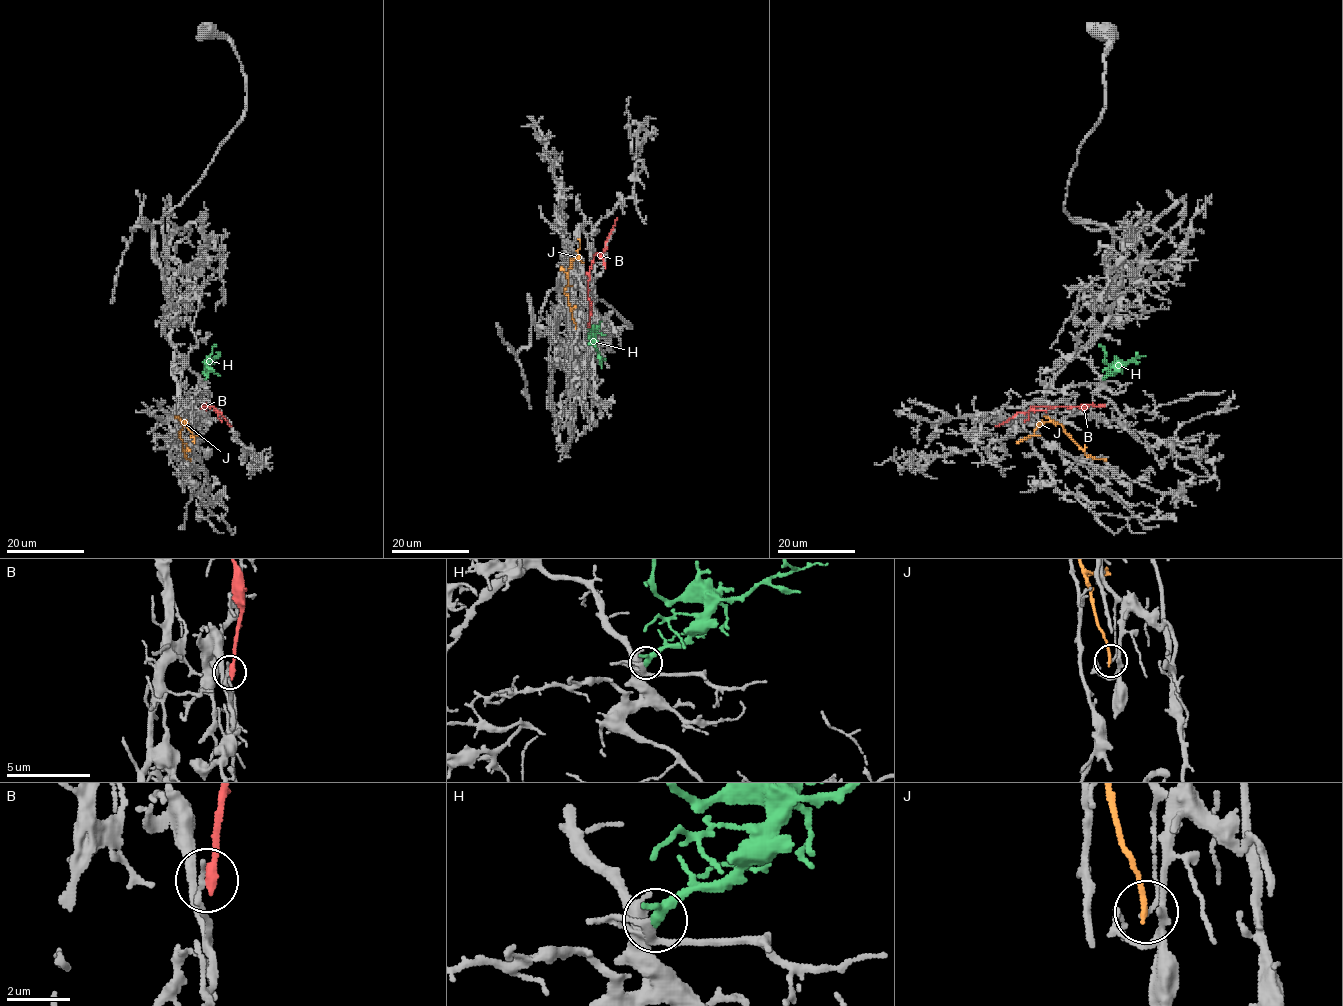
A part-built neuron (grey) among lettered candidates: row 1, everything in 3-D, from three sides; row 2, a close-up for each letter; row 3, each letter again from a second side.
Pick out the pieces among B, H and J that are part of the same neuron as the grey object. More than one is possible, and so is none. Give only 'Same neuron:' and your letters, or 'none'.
Same neuron: H

